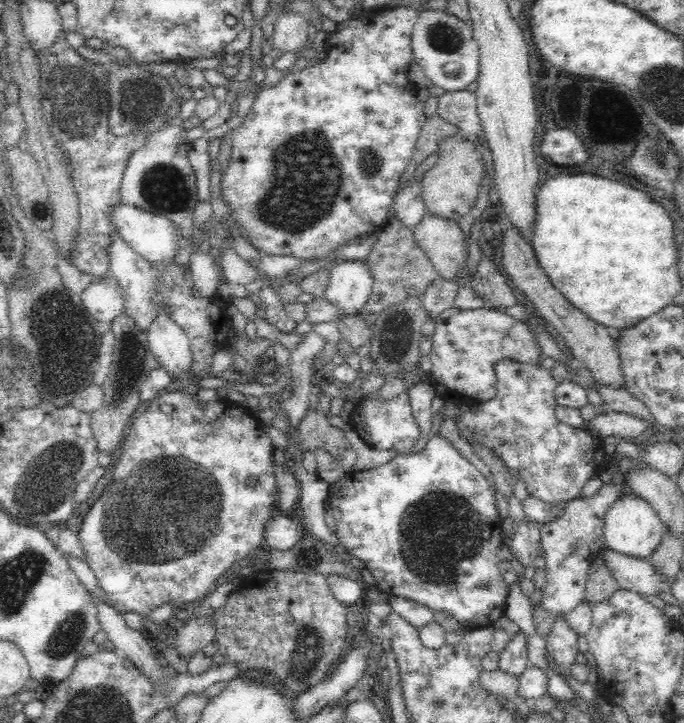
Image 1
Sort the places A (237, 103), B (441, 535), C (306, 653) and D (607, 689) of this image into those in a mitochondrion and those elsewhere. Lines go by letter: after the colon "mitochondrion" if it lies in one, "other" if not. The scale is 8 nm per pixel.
A: other
B: mitochondrion
C: mitochondrion
D: other

